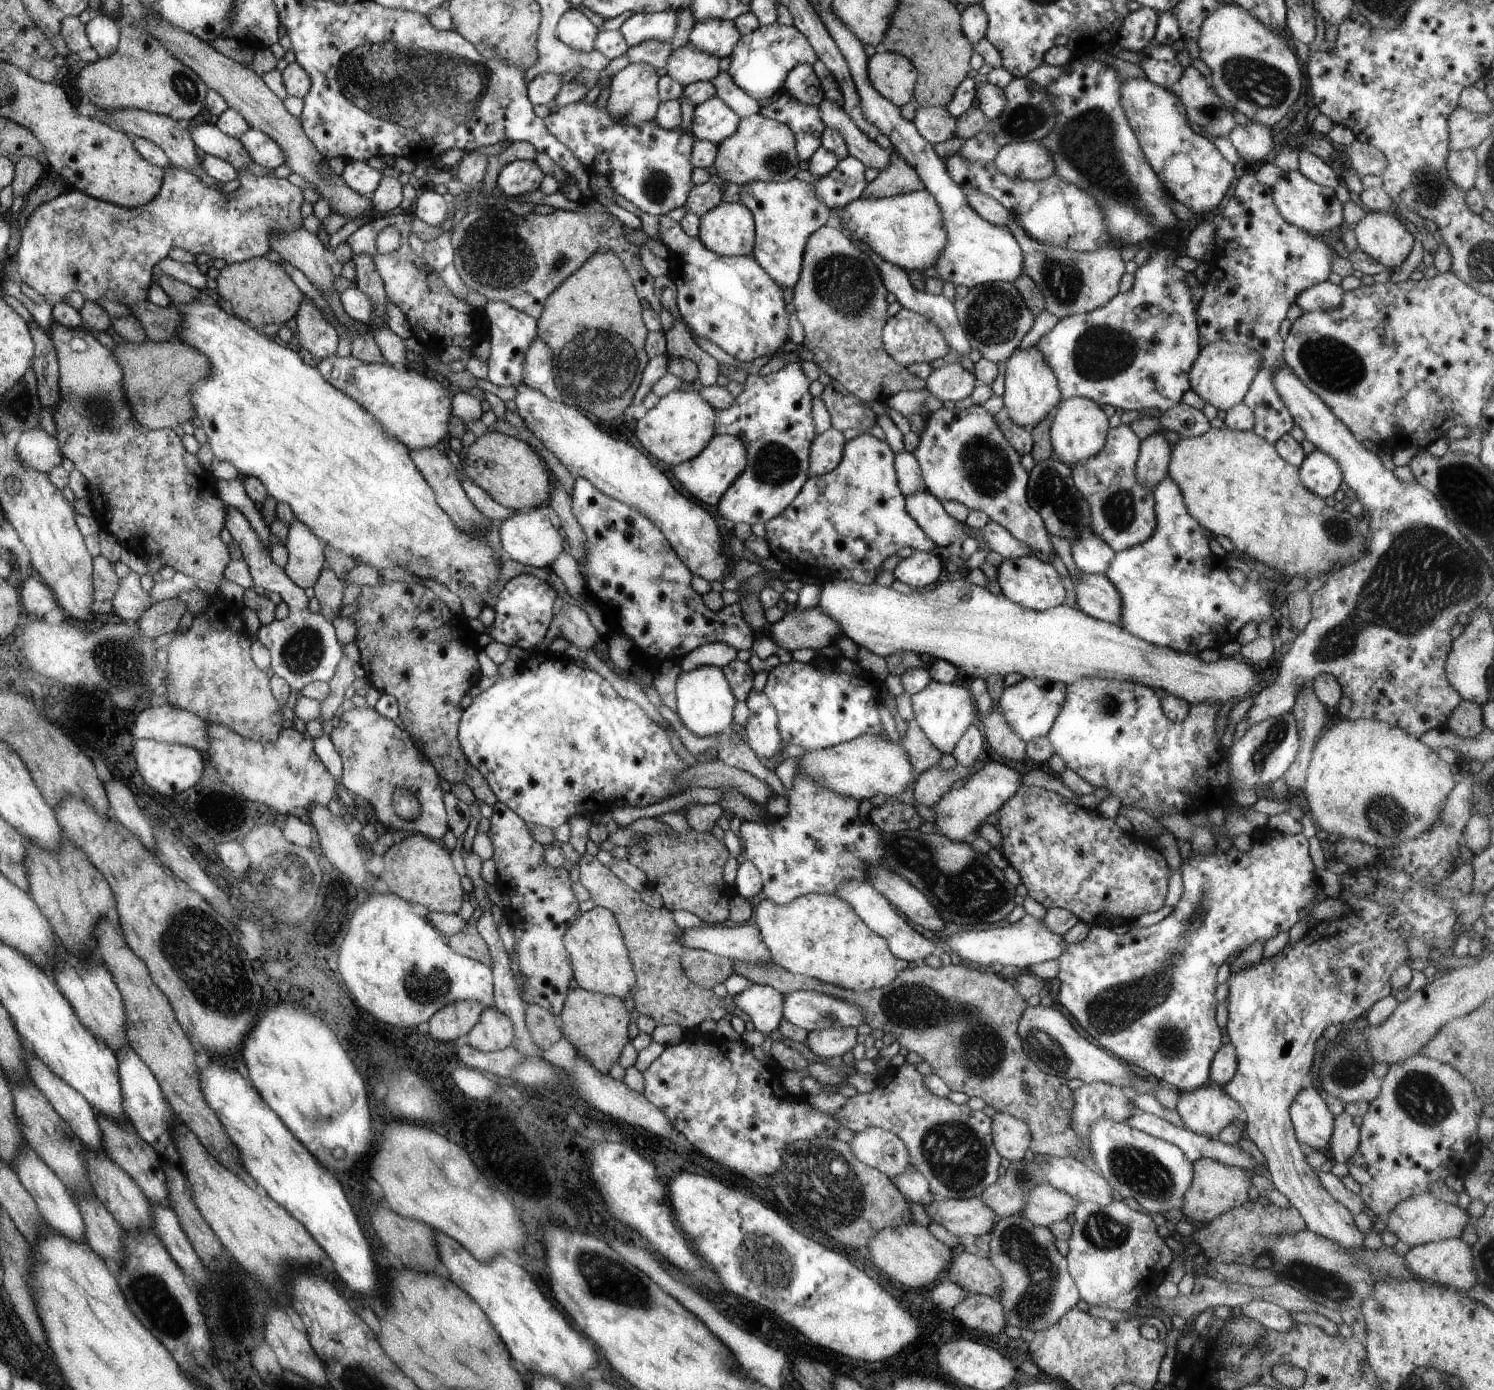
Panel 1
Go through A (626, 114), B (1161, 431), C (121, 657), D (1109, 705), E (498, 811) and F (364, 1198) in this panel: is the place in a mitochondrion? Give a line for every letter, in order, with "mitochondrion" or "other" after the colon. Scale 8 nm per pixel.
A: mitochondrion
B: other
C: mitochondrion
D: mitochondrion
E: other
F: other

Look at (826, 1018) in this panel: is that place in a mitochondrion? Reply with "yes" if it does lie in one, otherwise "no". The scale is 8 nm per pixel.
yes

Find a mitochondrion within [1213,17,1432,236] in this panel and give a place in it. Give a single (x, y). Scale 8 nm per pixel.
(1263, 86)

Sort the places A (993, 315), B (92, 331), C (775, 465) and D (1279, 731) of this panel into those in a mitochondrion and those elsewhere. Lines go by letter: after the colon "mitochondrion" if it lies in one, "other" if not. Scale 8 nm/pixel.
A: mitochondrion
B: other
C: mitochondrion
D: mitochondrion

